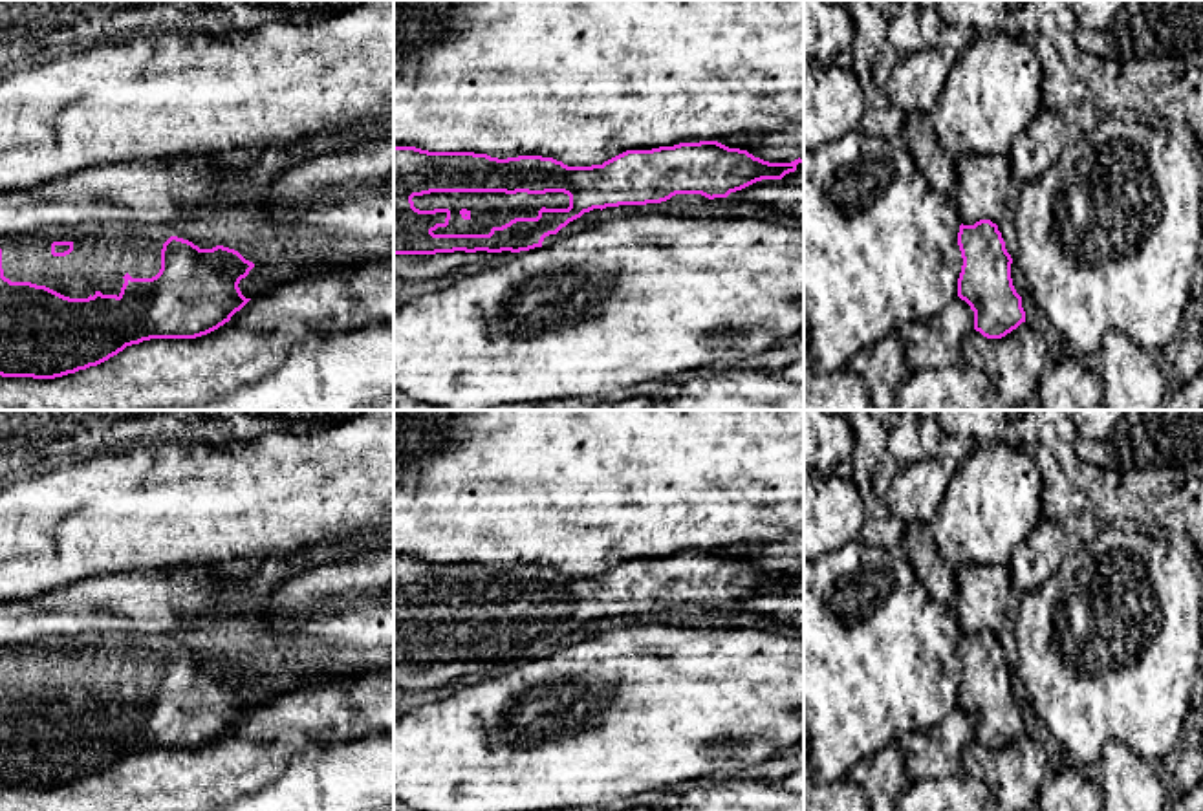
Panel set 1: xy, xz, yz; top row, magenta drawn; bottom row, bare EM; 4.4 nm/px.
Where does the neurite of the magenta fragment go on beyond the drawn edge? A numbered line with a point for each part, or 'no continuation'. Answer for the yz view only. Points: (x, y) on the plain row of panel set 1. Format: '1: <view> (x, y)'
no continuation

